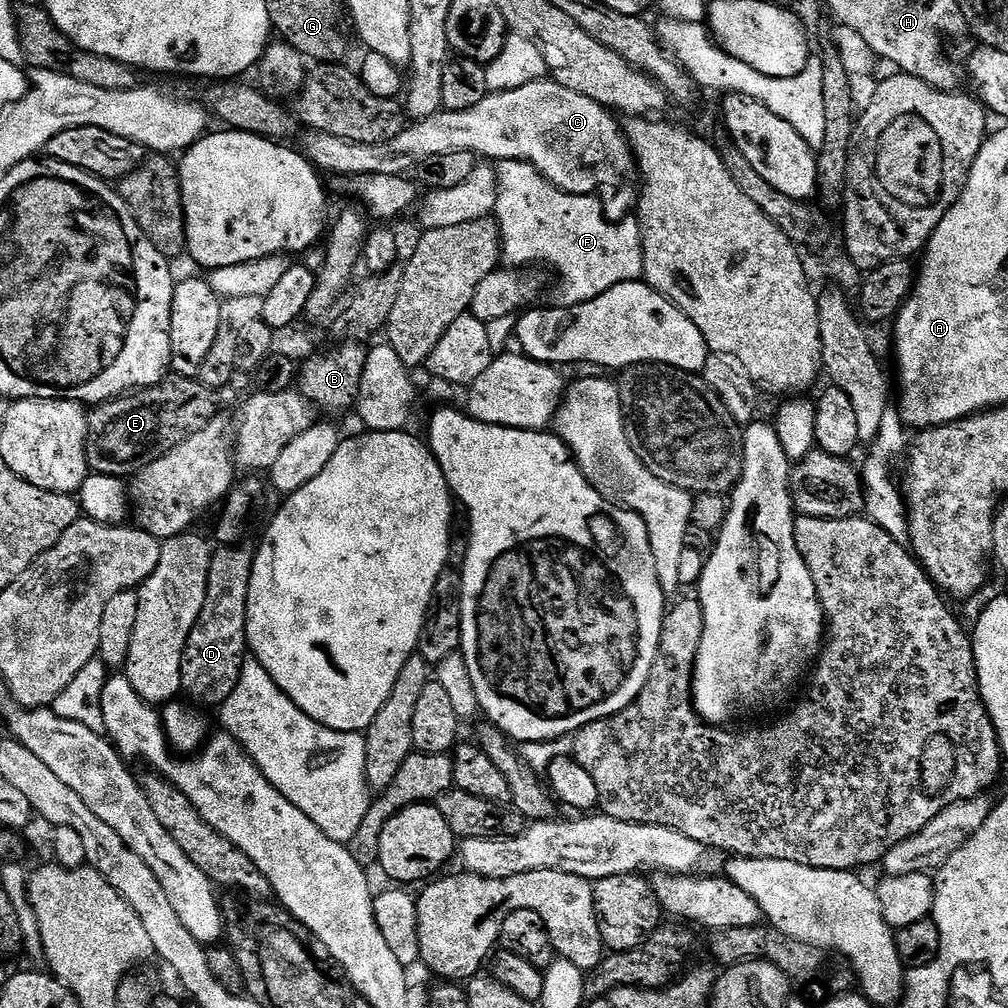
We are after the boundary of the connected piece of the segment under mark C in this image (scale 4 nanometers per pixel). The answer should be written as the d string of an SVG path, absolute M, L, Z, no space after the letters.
M545 78L514 90L489 92L482 102L470 106L470 110L436 112L430 118L409 123L409 128L408 125L401 127L397 136L390 136L381 144L359 144L314 130L298 148L313 168L343 178L400 178L426 162L426 158L455 152L471 152L488 162L526 162L533 164L563 192L602 198L605 218L615 222L629 215L628 207L634 204L631 180L638 176L636 158L628 145L625 129L621 125L619 128L615 119L617 117L594 102L594 98L586 98Z

